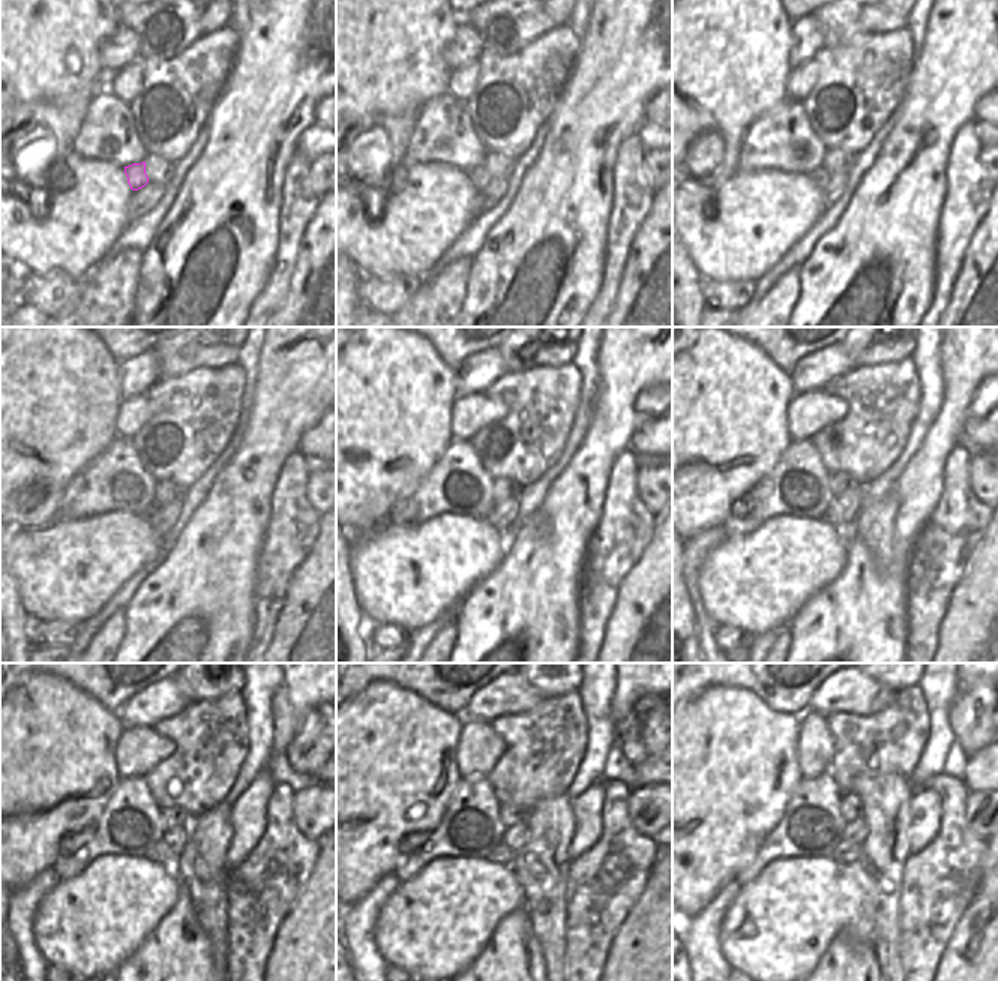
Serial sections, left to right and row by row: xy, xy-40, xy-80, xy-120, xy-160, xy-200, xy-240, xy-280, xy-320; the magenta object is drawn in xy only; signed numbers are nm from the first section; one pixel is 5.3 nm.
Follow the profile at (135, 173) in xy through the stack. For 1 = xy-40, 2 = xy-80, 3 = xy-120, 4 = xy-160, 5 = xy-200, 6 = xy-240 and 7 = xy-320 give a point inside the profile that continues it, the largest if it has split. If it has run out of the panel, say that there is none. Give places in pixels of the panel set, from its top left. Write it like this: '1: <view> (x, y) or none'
1: xy-40 (479, 177)
2: xy-80 (820, 176)
3: xy-120 (150, 513)
4: xy-160 (489, 516)
5: xy-200 (847, 530)
6: xy-240 (161, 852)
7: xy-320 (847, 851)

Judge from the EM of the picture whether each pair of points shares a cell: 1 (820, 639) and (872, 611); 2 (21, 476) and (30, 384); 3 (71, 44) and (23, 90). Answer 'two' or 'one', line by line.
1: one
2: one
3: one

